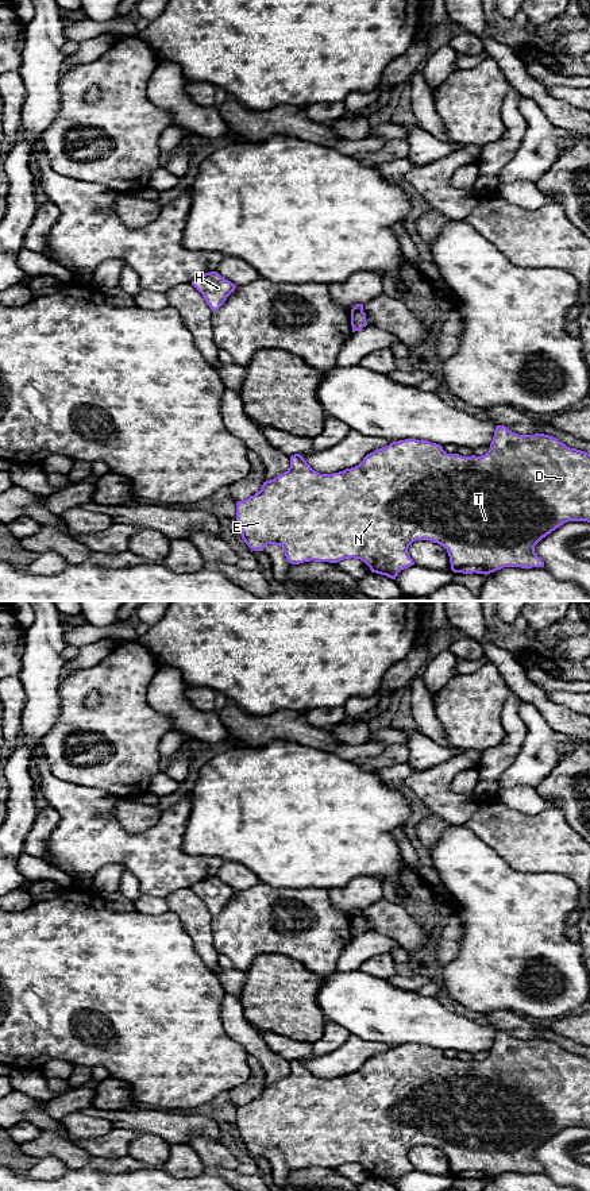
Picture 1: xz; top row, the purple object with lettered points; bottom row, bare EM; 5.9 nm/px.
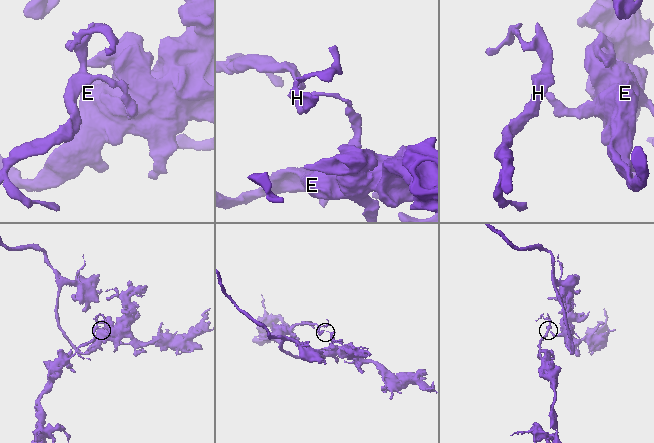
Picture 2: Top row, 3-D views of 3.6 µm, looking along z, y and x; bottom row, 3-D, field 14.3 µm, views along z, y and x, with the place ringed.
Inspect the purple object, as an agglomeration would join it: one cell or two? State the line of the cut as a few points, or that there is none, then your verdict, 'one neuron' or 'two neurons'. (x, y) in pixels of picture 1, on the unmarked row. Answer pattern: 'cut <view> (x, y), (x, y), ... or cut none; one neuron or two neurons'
cut xz (351, 914), (362, 916); two neurons

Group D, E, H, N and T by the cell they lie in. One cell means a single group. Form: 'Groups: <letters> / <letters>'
Groups: D E N T / H

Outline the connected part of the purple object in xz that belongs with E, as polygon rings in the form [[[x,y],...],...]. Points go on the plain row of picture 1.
[[[497,1030],[489,1056],[482,1061],[462,1061],[447,1059],[441,1051],[427,1045],[405,1044],[367,1059],[363,1065],[351,1074],[333,1079],[315,1076],[300,1059],[290,1061],[290,1072],[274,1084],[263,1087],[261,1095],[246,1105],[236,1107],[236,1130],[242,1144],[254,1156],[263,1156],[267,1149],[281,1150],[289,1168],[329,1167],[338,1168],[343,1164],[360,1164],[371,1177],[396,1184],[398,1177],[414,1169],[408,1153],[416,1145],[431,1145],[443,1150],[450,1161],[451,1175],[463,1179],[490,1179],[504,1172],[544,1172],[544,1167],[536,1160],[535,1150],[552,1136],[568,1126],[590,1128],[590,1059],[570,1053],[556,1042],[535,1038],[518,1040],[504,1030]]]

